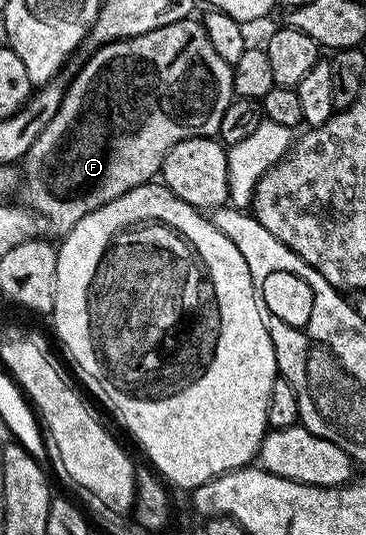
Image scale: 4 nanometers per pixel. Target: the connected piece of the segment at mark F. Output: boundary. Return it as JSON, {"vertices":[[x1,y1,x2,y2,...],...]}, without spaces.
{"vertices":[[198,19,168,23,168,27,156,27,156,31,148,31,144,35,126,37,123,41,111,41,108,45,95,48,93,52,94,54,83,63,82,70,71,79,70,86,68,84,65,86,60,107,56,115,52,115,52,123,48,123,48,127,40,131,36,143,32,143,24,158,26,175,24,171,24,180,20,185,23,197,21,200,46,219,49,228,54,231,55,229,69,231,76,222,84,219,84,215,96,211,104,203,124,195,137,185,153,182,161,174,164,159,168,151,176,147,176,143,193,137,214,137,217,134,220,119,224,119,224,111,228,111,228,103,235,98,233,68,227,61,220,59,216,47,212,47,212,39,208,39,208,31,204,31,201,20]]}

